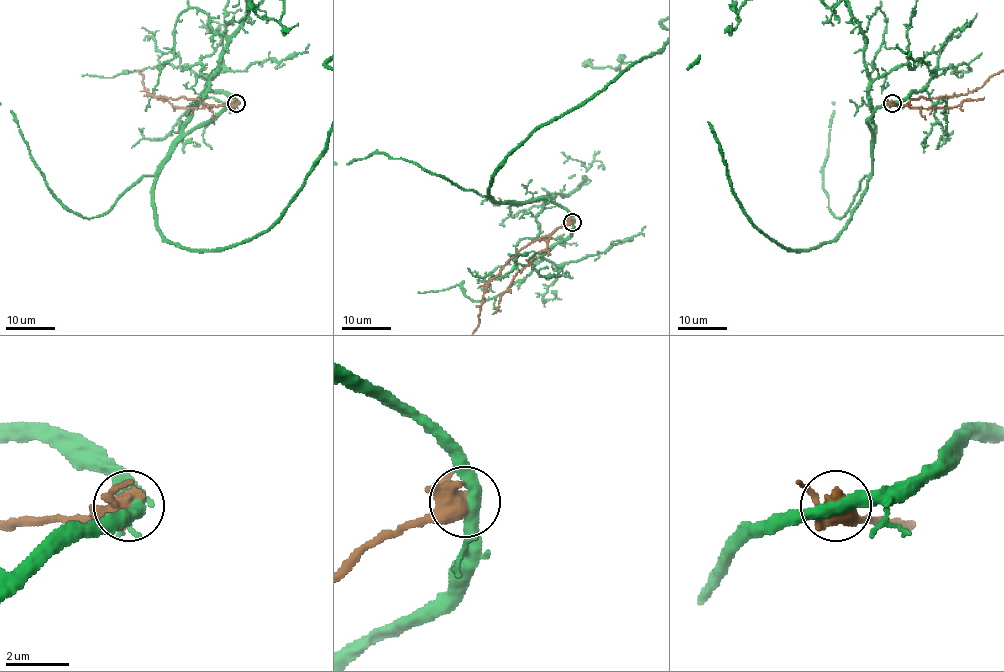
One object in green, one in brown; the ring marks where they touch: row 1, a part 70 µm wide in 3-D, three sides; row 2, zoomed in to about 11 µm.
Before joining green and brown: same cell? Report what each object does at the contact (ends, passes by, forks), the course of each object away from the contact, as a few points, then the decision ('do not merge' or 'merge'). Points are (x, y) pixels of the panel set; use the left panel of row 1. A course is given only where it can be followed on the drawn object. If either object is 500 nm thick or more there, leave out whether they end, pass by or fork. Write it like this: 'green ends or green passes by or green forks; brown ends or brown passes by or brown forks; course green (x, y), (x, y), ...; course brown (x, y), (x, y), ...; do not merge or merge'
green passes by; brown forks; course green (236, 103), (188, 132), (107, 212), (83, 218), (47, 186), (15, 116); do not merge

